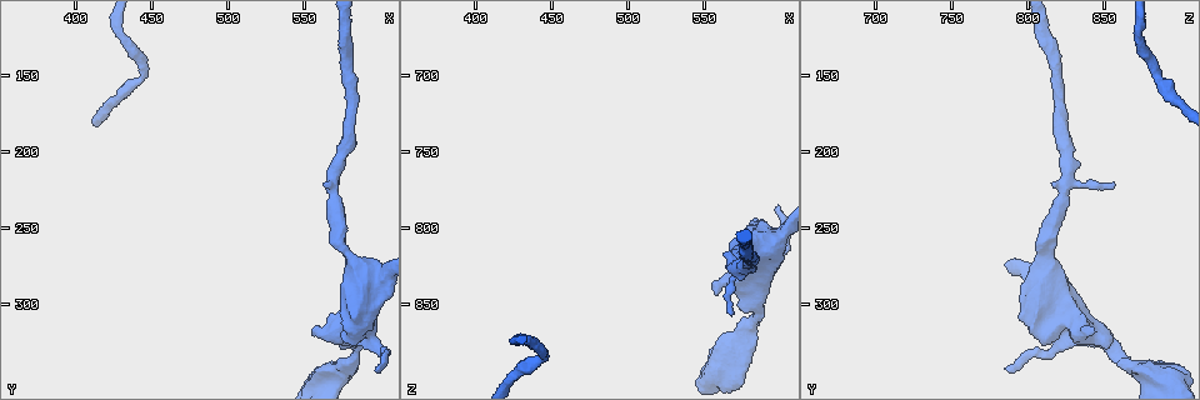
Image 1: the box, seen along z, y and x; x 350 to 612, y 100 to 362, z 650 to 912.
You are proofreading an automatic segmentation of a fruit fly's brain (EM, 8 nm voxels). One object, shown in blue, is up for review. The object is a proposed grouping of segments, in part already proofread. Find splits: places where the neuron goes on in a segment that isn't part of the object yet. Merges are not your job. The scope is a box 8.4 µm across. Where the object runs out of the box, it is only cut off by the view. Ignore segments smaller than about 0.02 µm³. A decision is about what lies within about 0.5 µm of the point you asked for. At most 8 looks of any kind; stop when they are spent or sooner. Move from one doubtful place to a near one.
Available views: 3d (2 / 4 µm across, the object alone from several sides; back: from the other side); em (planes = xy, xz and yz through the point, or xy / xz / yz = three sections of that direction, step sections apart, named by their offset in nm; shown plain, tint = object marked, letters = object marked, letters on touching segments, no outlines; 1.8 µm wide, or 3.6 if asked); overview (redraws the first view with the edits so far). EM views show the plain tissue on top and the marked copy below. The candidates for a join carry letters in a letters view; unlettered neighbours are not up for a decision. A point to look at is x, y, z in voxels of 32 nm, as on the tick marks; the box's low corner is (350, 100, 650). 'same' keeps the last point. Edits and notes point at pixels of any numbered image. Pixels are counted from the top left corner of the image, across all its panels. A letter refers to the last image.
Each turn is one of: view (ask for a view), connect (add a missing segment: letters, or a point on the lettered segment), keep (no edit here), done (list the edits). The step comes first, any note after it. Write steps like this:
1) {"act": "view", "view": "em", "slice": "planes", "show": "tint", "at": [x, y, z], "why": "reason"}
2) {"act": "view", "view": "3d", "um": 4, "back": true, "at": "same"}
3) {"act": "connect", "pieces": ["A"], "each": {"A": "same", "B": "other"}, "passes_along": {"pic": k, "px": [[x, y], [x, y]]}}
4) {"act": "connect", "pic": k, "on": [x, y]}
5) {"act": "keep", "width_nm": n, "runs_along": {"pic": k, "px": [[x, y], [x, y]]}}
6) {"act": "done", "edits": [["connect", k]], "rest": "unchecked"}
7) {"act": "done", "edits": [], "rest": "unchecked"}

{"act": "view", "view": "em", "slice": "planes", "show": "letters", "at": [598, 342, 784]}

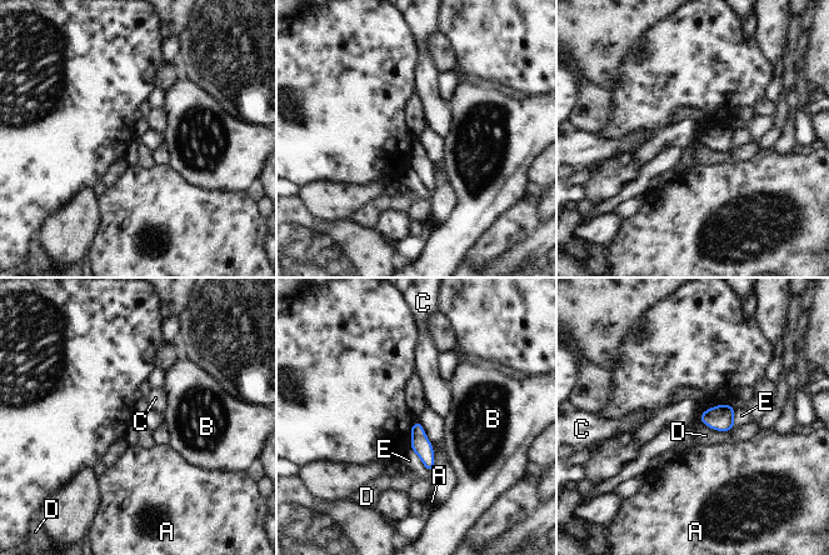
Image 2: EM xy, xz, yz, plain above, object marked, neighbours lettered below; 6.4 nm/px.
{"act": "keep", "longest_contact_nm": ["D", 240], "each": {"A": "other", "B": "other", "C": "other", "D": "other", "E": "other"}, "border": {"pic": 2, "px": [[698, 419], [724, 431], [734, 426]]}, "found": "no lettered segment goes on from it"}

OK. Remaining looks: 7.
{"act": "view", "view": "em", "slice": "planes", "show": "letters", "at": [556, 318, 846], "why": "stops while still wide"}

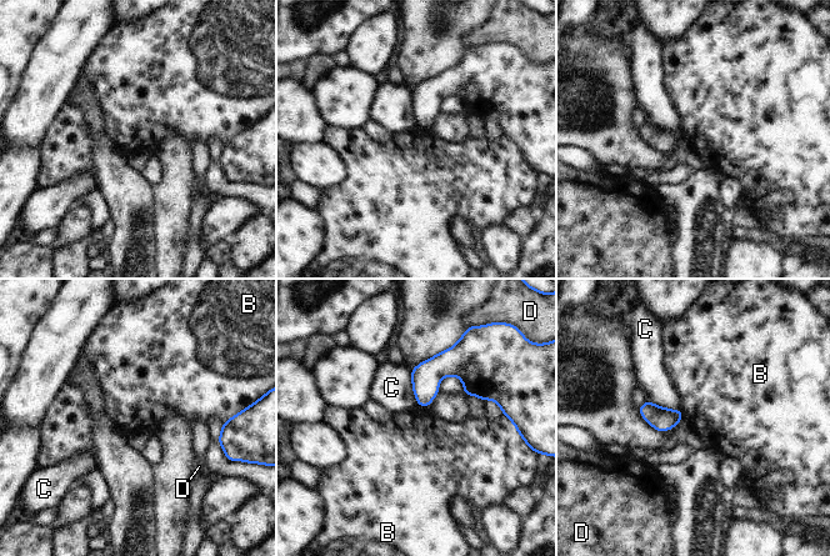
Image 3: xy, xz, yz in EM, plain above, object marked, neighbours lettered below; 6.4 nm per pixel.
{"act": "keep", "each": {"B": "other", "C": "other", "D": "other"}, "runs_along": {"pic": 3, "px": [[414, 372], [460, 369], [488, 396]]}, "found": "no lettered segment goes on from it"}

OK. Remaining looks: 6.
{"act": "view", "view": "em", "um": 3.6, "slice": "planes", "show": "letters", "at": [568, 220, 854], "why": "thin end"}

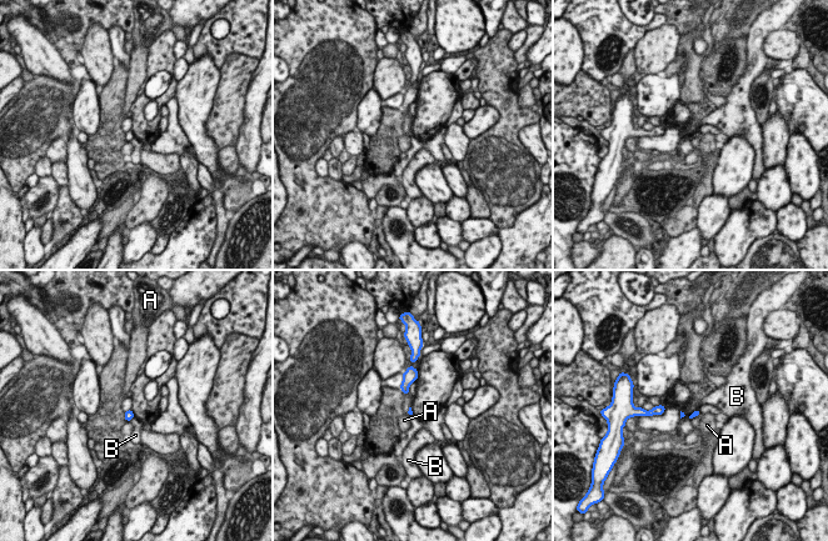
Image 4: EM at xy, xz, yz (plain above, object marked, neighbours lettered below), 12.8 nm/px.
{"act": "keep", "each": {"A": "other", "B": "other"}, "border": {"pic": 4, "px": [[701, 414], [691, 420]]}, "found": "no lettered segment goes on from it"}

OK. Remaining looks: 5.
{"act": "done", "edits": [], "rest": "unchecked"}

